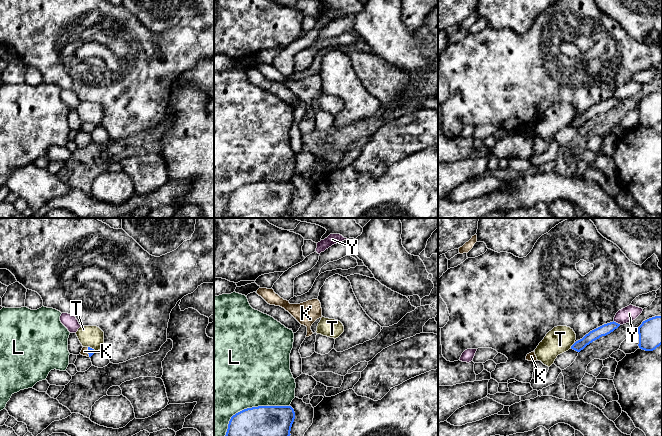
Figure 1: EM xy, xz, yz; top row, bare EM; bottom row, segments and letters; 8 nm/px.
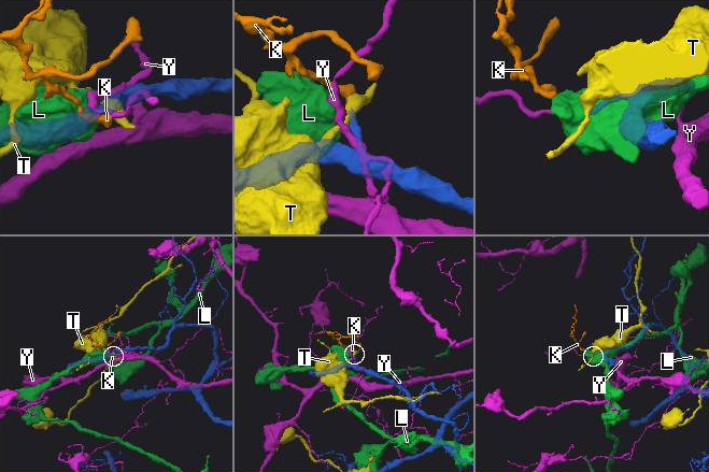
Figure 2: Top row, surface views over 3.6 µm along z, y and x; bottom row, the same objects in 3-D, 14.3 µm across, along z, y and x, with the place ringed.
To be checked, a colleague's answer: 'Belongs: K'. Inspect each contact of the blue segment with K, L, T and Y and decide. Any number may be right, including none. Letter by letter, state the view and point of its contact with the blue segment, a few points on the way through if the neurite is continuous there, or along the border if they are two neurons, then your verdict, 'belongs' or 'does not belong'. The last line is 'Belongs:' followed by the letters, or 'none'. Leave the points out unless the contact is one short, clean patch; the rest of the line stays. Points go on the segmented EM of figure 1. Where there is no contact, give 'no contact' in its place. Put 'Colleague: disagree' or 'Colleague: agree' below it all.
K: meets blue in xy at (88, 352); runs through xy (91, 351), (88, 352), (84, 351); belongs
L: meets blue in xz at (252, 407); does not belong
T: meets blue in yz at (572, 345); border along yz (575, 342), (570, 347); does not belong
Y: meets blue in yz at (617, 323); does not belong
Belongs: K
Colleague: agree

